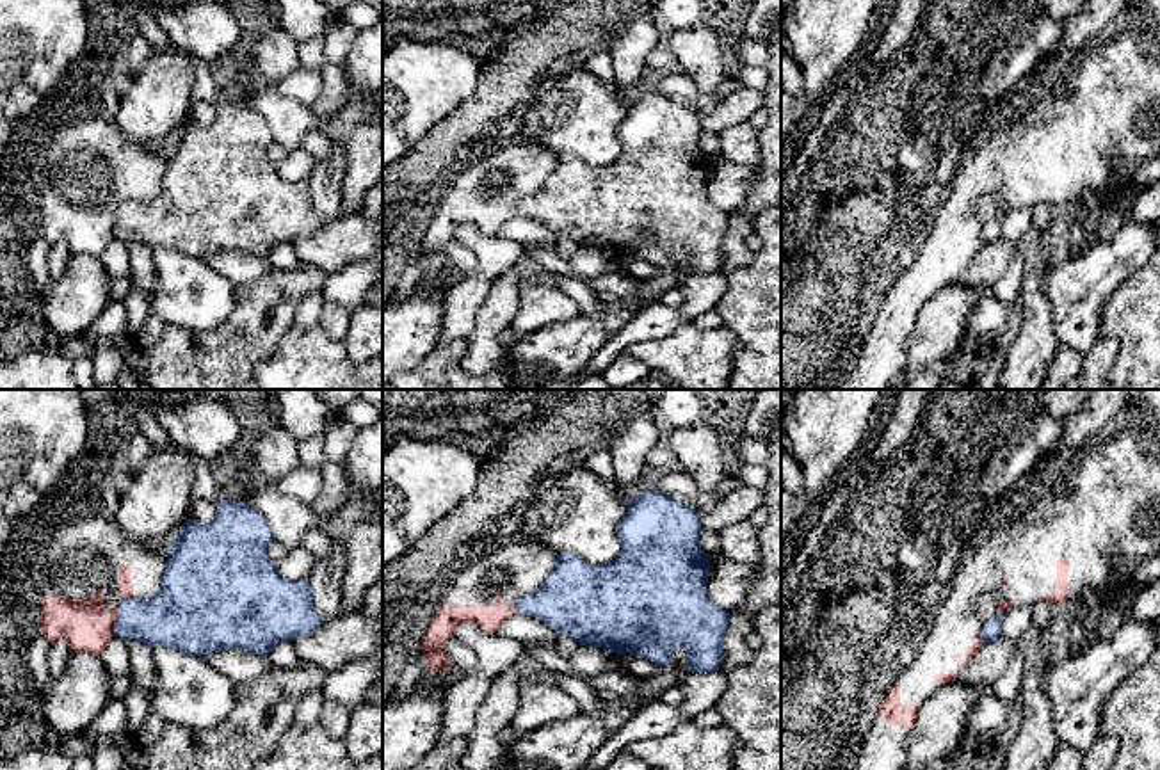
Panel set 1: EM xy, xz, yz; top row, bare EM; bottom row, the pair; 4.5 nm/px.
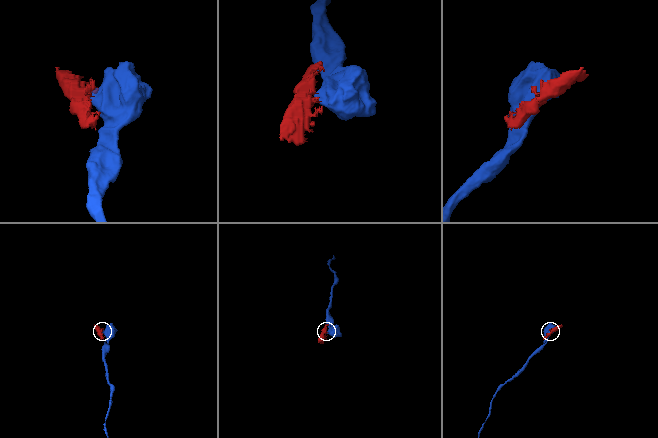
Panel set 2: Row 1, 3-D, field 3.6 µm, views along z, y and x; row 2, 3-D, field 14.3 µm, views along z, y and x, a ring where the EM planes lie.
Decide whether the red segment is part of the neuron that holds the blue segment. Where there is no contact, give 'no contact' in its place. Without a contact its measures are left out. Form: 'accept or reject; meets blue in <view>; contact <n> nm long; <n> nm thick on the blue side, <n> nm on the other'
reject; meets blue in xy; contact 190 nm long; 260 nm thick on the blue side, 240 nm on the other

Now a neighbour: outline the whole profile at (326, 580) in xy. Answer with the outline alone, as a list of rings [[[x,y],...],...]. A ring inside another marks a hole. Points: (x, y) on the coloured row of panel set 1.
[[[331,537],[333,551],[327,562],[318,562],[313,567],[308,582],[311,585],[315,610],[327,624],[342,617],[342,580],[345,574],[345,542],[338,537]]]

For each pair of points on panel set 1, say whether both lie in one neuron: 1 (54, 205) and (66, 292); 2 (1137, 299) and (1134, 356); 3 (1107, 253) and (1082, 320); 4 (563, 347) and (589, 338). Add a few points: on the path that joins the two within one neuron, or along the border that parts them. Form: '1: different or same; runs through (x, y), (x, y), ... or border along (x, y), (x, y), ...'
1: different; border along (70, 253), (88, 253), (98, 260)
2: same; runs through (1137, 313), (1137, 342)
3: same; runs through (1102, 269), (1084, 287), (1082, 304)
4: same; runs through (570, 345), (582, 338)

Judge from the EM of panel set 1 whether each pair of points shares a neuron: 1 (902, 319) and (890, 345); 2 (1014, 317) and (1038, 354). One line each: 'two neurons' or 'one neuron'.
1: one neuron
2: two neurons

